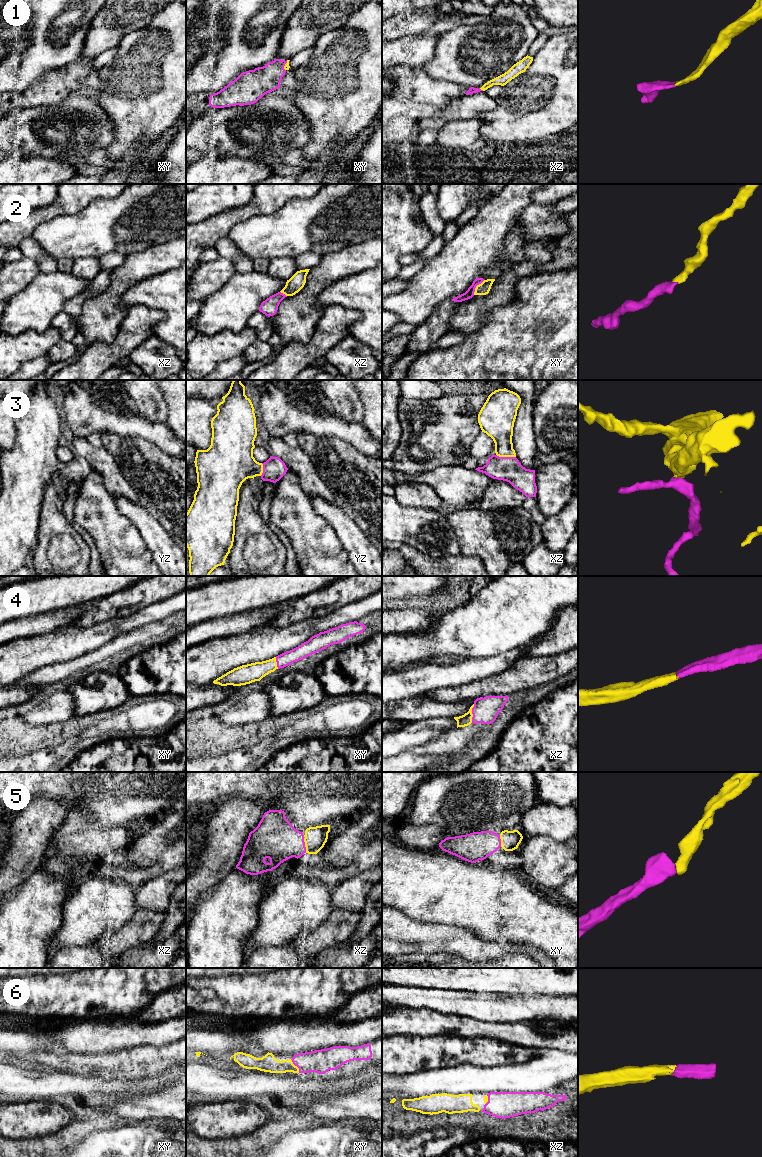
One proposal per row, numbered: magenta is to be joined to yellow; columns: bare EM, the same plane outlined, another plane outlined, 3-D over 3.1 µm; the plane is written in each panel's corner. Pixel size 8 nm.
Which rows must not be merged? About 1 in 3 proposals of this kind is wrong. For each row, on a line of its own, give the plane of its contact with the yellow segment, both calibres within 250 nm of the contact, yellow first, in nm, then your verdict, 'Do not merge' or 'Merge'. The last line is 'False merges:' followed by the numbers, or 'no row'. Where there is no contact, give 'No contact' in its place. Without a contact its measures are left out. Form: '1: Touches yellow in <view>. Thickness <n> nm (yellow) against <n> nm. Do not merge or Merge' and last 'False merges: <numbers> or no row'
1: Touches yellow in xz. Thickness 90 nm (yellow) against 50 nm. Merge
2: Touches yellow in xy. Thickness 100 nm (yellow) against 70 nm. Merge
3: Touches yellow in xz. Thickness 220 nm (yellow) against 200 nm. Merge
4: Touches yellow in xz. Thickness 90 nm (yellow) against 200 nm. Merge
5: Touches yellow in xz. Thickness 180 nm (yellow) against 340 nm. Merge
6: Touches yellow in xy. Thickness 140 nm (yellow) against 190 nm. Merge
False merges: no row

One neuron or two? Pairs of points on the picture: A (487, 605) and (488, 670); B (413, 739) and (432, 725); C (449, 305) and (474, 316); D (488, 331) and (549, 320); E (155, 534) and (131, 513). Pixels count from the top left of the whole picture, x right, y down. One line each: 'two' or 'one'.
A: two
B: one
C: two
D: one
E: one

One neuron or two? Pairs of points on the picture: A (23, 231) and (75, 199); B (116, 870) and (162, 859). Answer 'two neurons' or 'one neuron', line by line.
A: one neuron
B: one neuron

